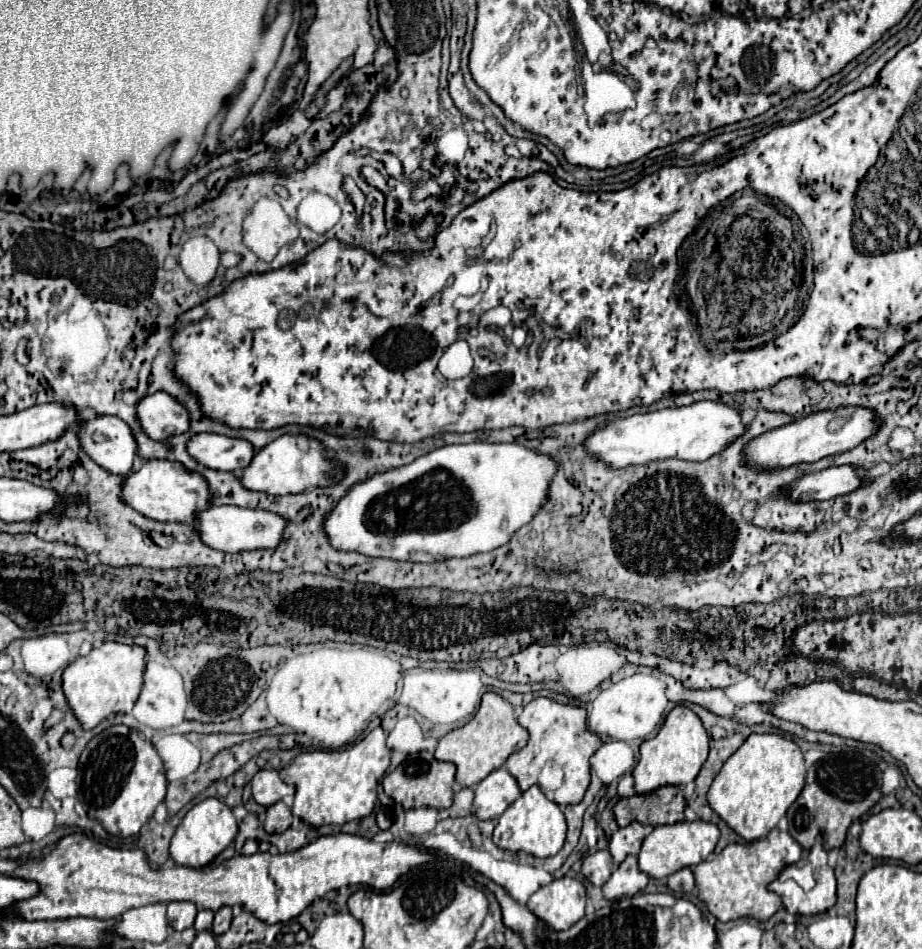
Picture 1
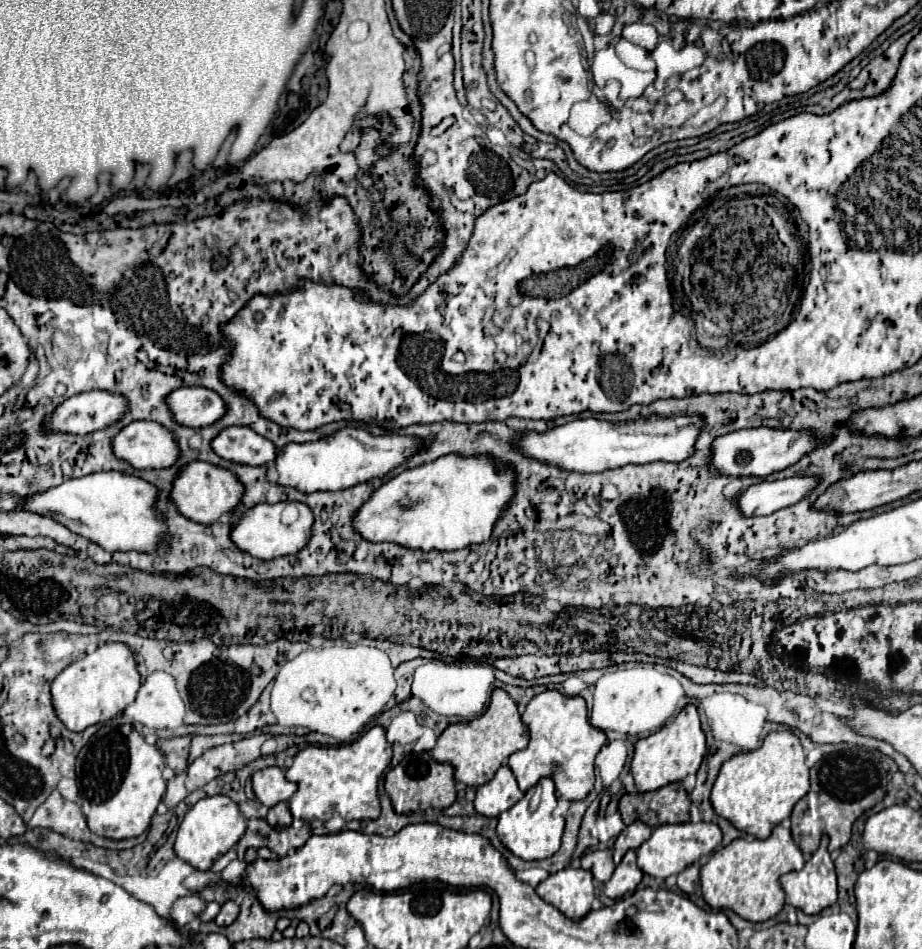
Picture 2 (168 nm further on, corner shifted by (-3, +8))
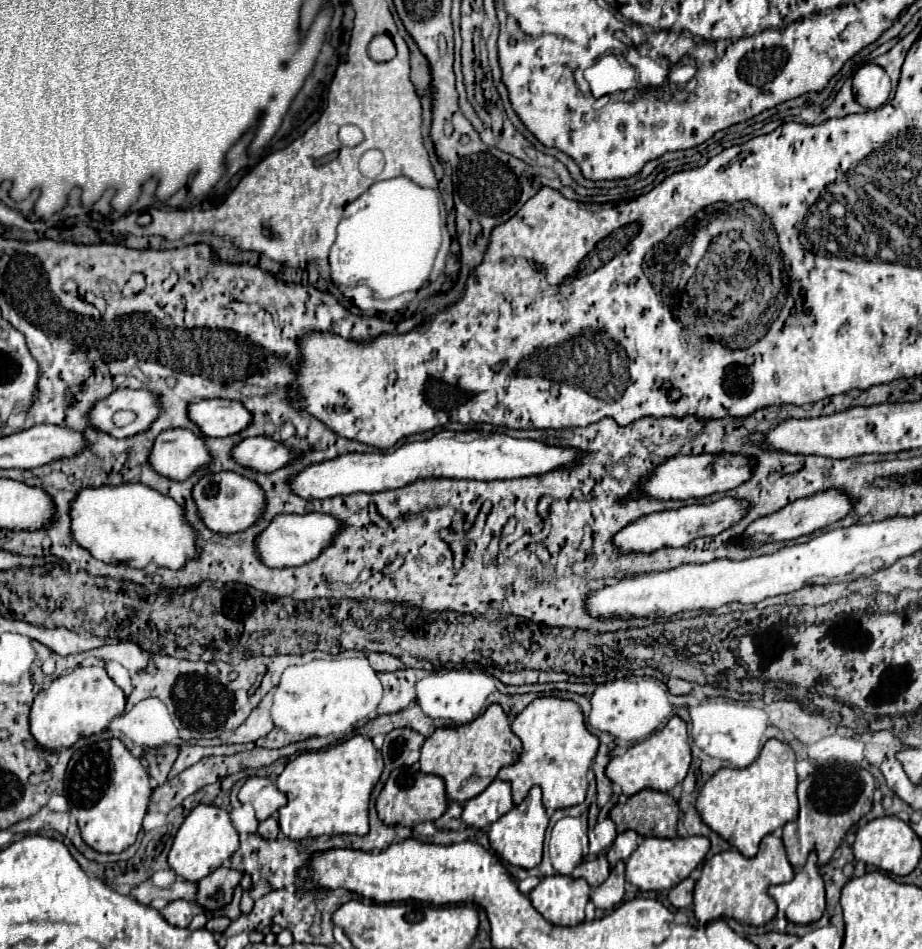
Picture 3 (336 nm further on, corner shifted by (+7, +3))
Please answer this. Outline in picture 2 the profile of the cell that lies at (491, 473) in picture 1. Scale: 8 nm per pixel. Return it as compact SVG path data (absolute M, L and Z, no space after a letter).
M444 454L434 462L408 468L402 474L386 480L370 498L358 508L352 518L354 530L368 542L394 542L410 550L460 550L472 544L484 544L494 532L494 524L502 510L514 500L514 466L510 462L496 462L492 454Z

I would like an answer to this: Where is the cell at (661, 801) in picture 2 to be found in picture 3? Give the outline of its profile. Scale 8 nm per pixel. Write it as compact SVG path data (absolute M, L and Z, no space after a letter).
M644 789L636 795L632 795L626 803L618 803L610 811L610 819L616 823L618 833L632 829L642 837L668 837L668 839L674 839L676 837L676 823L678 823L678 803L668 793Z

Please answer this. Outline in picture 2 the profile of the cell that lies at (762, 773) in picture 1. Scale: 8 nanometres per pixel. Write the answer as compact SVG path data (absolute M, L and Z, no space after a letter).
M770 732L756 750L728 758L712 788L712 806L718 816L730 820L738 830L756 838L768 838L772 828L790 816L794 804L810 790L804 748L796 734Z

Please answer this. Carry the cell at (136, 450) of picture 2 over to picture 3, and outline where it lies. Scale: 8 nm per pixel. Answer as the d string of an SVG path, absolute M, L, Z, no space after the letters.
M170 429L158 435L148 461L160 475L186 481L194 471L212 463L212 453L204 437L188 429Z

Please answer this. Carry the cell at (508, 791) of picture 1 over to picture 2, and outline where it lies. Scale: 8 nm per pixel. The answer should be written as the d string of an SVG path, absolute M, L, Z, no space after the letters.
M502 764L490 782L478 786L474 808L482 816L500 816L522 796L524 792L518 788L512 770L506 764Z

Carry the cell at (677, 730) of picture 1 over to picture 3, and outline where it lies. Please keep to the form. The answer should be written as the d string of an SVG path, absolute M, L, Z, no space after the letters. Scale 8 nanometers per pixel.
M672 717L664 729L654 731L644 741L632 745L624 755L614 757L606 767L606 777L622 787L622 793L626 797L642 791L642 789L654 789L668 793L676 783L682 783L688 767L690 767L690 745L686 735L686 723L680 717Z

